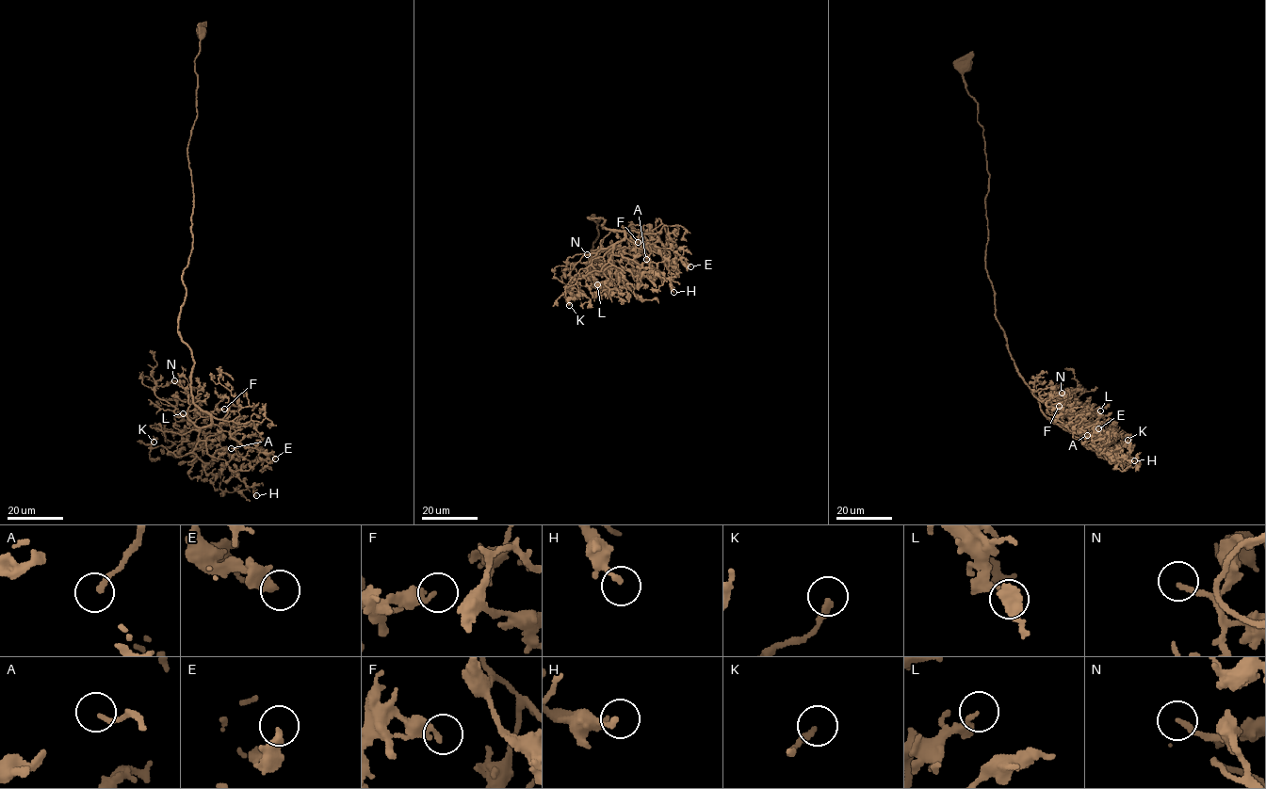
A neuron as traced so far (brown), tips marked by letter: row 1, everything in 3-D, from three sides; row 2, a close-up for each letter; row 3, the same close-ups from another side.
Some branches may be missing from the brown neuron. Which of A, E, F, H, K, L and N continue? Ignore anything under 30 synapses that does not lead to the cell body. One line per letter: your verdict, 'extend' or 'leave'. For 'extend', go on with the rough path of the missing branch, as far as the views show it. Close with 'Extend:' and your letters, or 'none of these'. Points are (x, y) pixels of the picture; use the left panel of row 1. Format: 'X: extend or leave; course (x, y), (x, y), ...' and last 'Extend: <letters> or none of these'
A: extend; course (231, 448), (245, 452)
E: leave
F: leave
H: leave
K: extend
L: leave
N: extend; course (174, 380), (169, 373), (158, 369), (168, 362)
Extend: A, K, N

